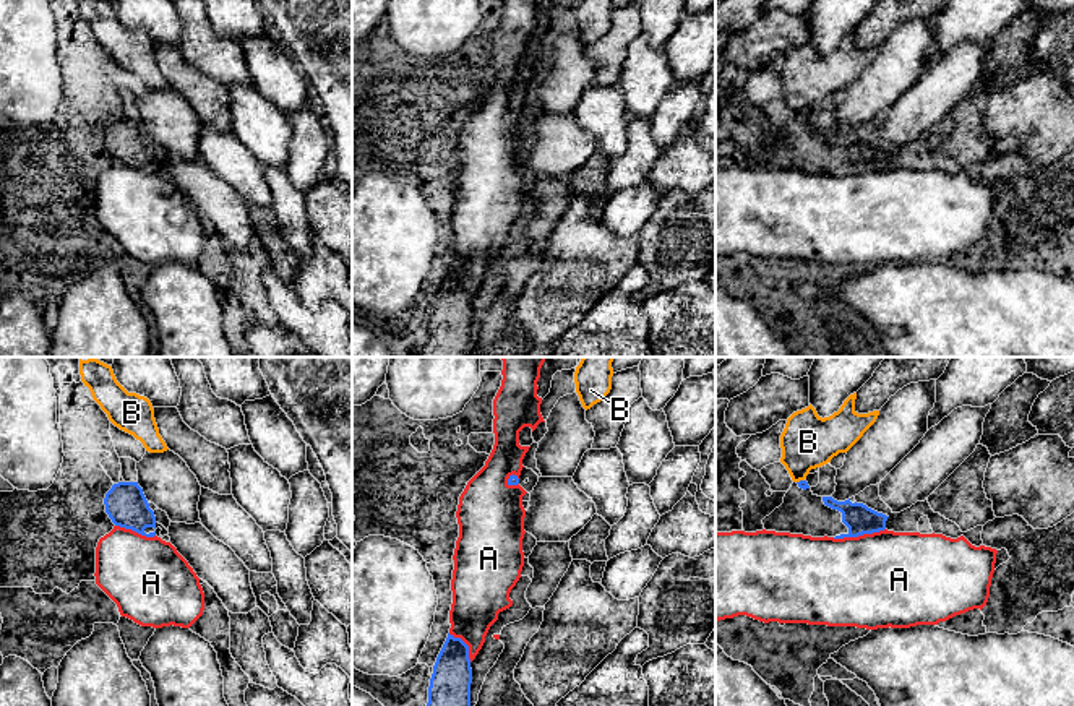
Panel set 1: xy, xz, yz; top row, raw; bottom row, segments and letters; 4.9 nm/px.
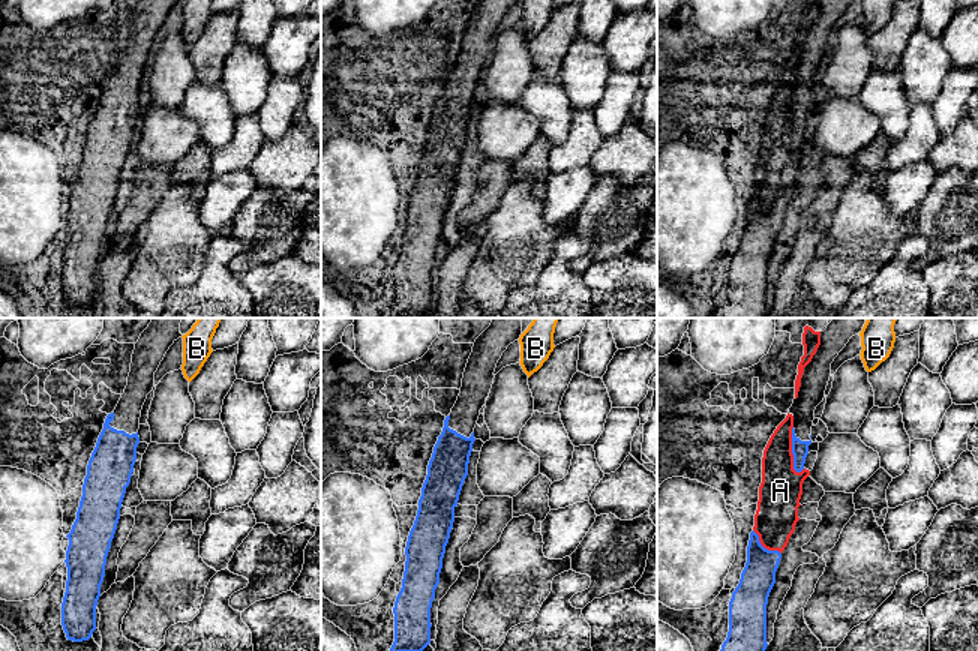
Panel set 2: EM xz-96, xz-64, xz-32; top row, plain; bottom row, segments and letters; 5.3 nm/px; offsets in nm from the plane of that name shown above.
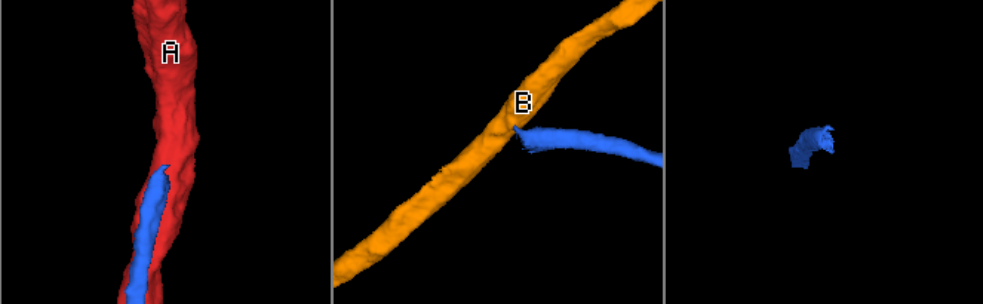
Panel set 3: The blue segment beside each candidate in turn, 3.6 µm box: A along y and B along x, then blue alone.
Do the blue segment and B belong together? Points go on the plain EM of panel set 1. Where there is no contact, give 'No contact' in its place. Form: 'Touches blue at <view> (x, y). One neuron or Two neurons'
Touches blue at yz (800, 117). Two neurons

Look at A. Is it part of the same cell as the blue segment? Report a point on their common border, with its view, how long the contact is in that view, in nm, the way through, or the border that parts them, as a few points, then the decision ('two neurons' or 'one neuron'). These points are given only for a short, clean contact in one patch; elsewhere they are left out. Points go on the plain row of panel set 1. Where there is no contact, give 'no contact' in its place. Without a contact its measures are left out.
meets blue in yz at (859, 171); contact 260 nm long; two neurons

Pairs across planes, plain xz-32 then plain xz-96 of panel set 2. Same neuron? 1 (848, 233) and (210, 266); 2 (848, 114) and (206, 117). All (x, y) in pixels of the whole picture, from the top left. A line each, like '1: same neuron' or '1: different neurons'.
1: different neurons
2: different neurons

